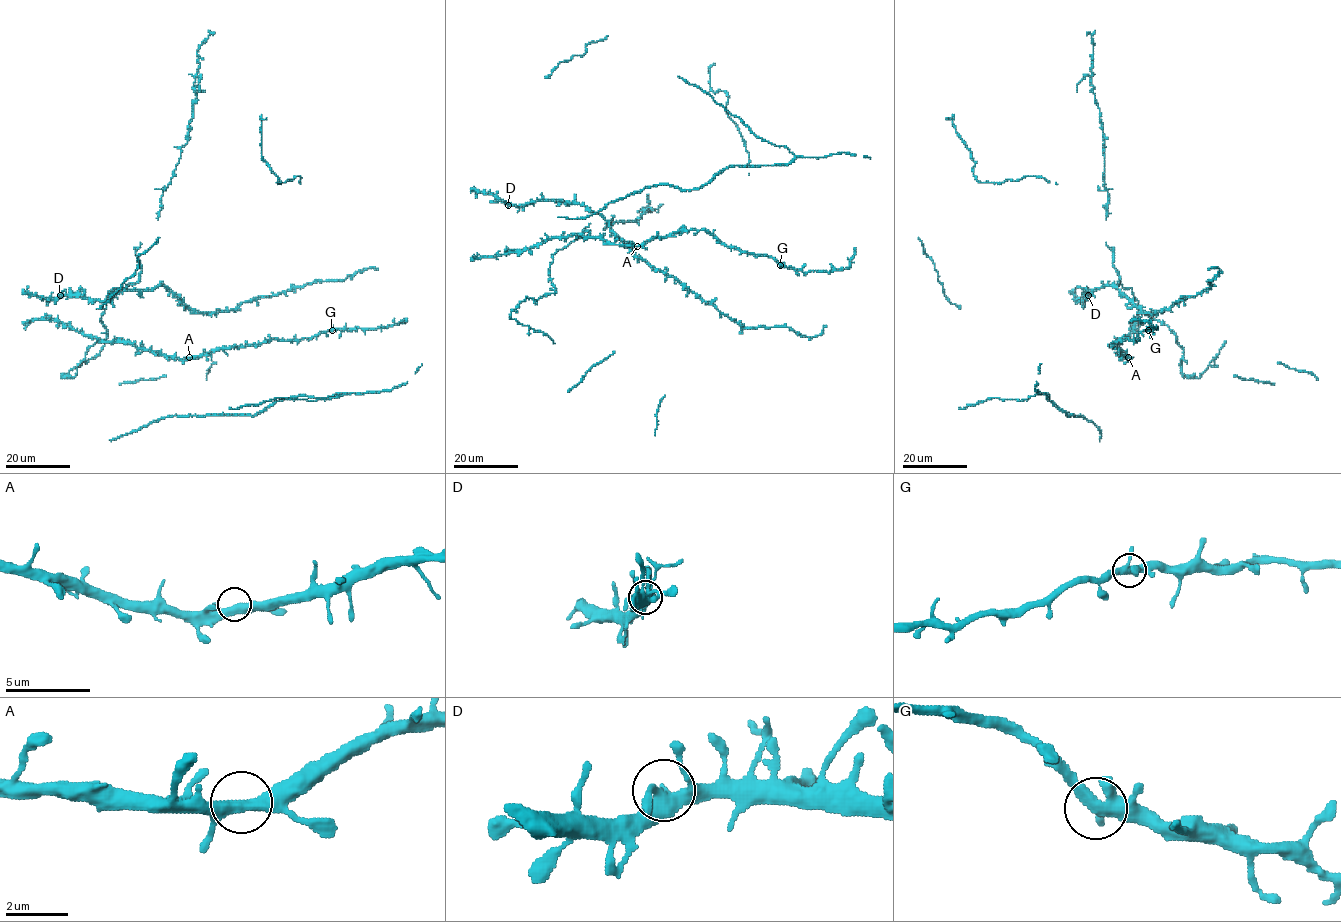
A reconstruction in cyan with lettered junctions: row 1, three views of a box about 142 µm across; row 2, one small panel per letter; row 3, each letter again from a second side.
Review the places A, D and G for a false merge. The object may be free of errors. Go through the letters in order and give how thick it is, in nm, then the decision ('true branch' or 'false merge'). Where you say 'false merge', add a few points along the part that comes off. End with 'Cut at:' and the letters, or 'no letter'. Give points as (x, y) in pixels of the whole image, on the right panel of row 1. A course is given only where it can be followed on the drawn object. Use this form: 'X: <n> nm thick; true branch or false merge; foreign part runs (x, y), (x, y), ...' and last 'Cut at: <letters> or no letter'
A: 360 nm thick; true branch
D: 340 nm thick; true branch
G: 360 nm thick; true branch
Cut at: no letter

